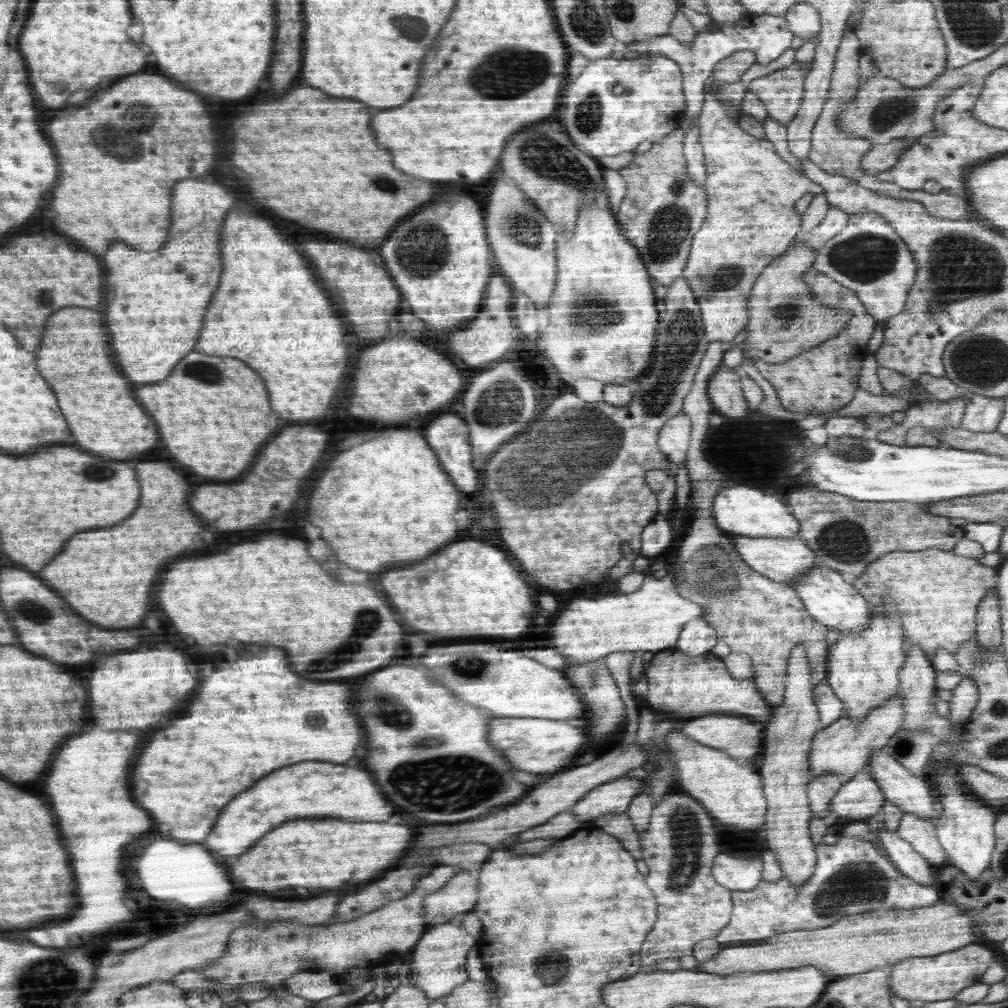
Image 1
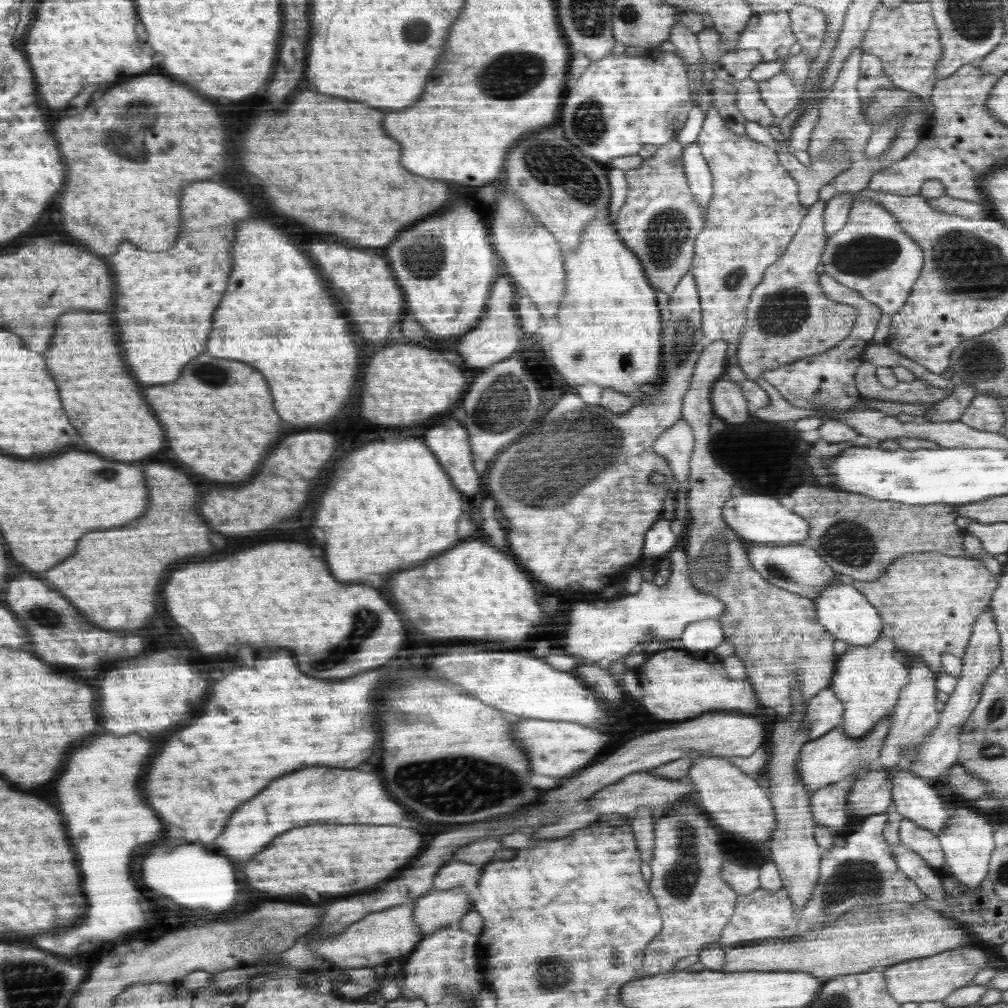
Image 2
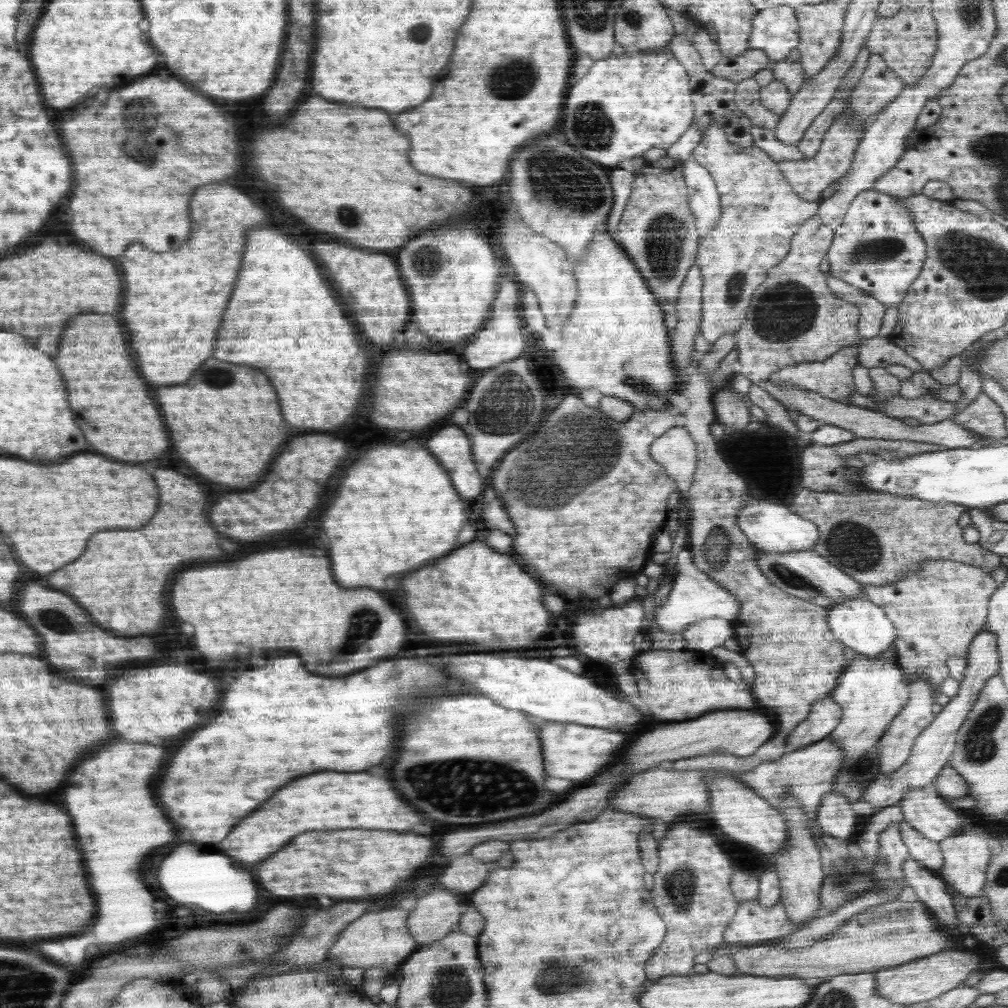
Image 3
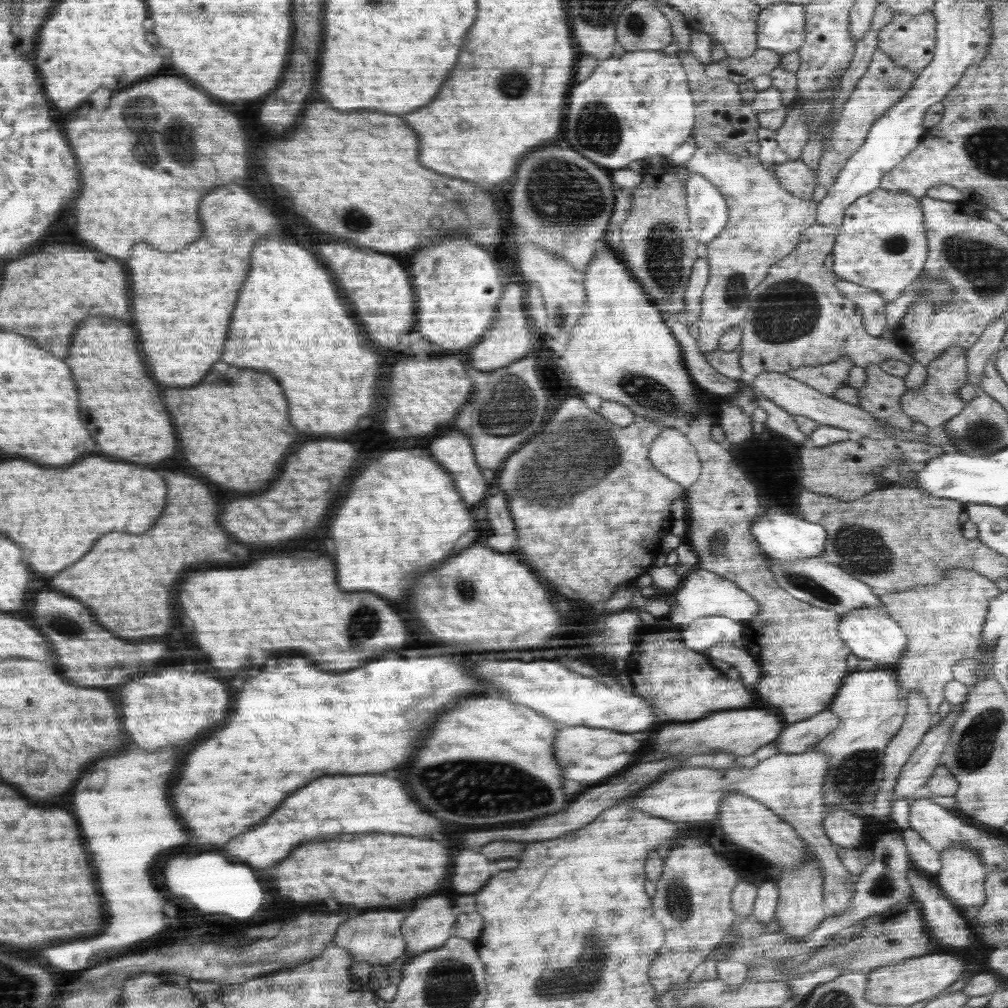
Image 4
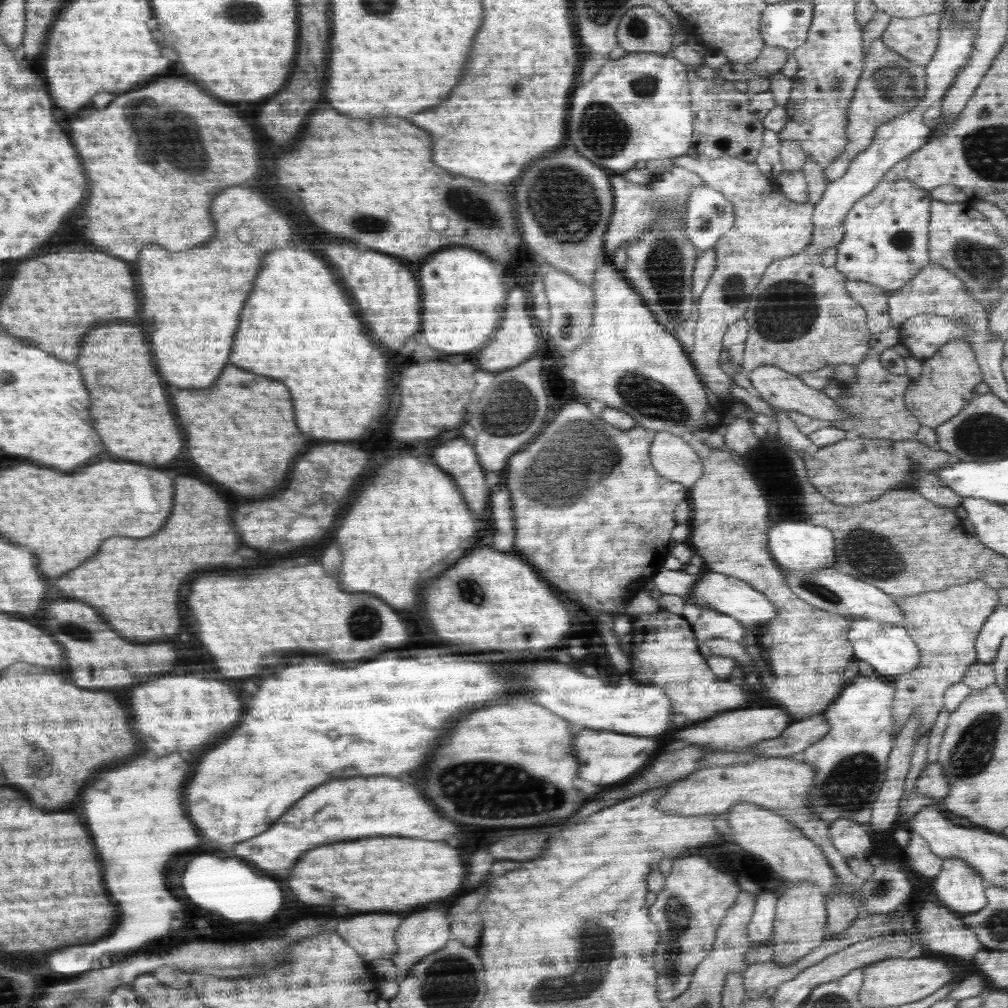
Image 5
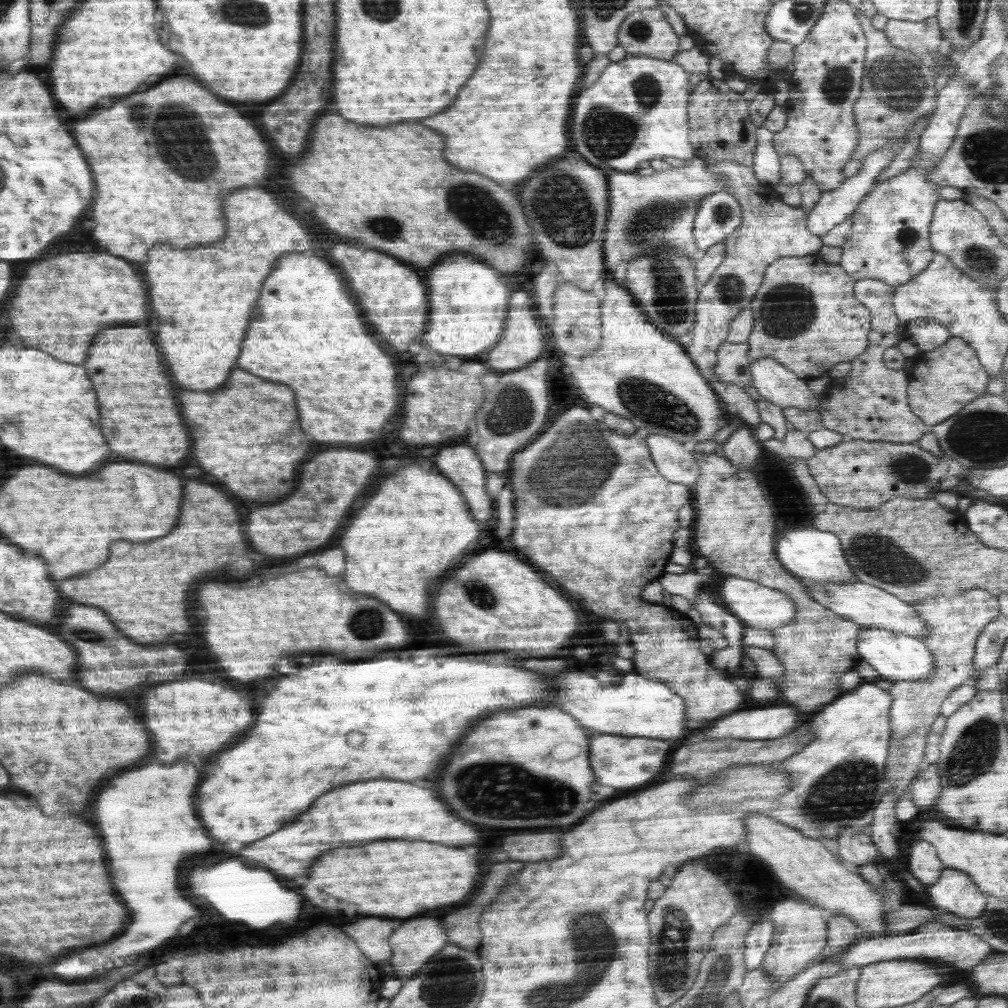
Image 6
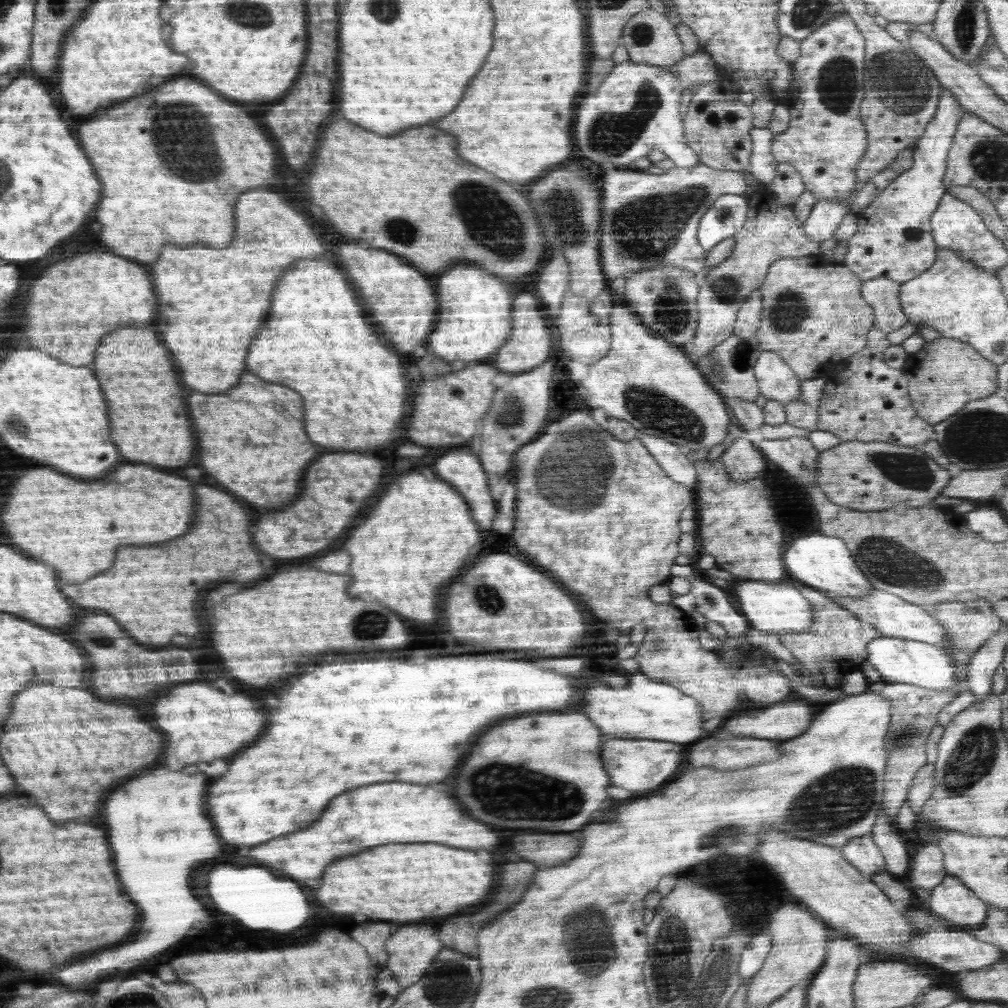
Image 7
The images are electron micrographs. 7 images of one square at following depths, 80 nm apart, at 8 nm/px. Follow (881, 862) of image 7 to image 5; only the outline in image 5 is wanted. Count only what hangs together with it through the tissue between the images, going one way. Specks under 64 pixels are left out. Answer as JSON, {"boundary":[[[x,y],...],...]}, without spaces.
{"boundary":[[[839,818],[828,829],[836,850],[840,850],[847,858],[868,858],[870,856],[874,842],[865,824]]]}

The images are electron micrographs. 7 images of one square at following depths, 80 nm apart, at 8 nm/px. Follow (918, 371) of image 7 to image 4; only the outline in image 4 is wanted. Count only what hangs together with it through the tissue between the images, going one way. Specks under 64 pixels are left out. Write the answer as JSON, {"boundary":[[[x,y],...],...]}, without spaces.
{"boundary":[[[952,346],[945,350],[936,359],[927,365],[926,368],[926,383],[922,385],[922,389],[917,391],[907,391],[900,402],[900,407],[903,413],[910,416],[910,419],[915,422],[920,422],[929,428],[942,427],[946,425],[952,418],[955,418],[963,412],[963,408],[967,403],[960,399],[960,389],[968,385],[968,348],[961,346]]]}

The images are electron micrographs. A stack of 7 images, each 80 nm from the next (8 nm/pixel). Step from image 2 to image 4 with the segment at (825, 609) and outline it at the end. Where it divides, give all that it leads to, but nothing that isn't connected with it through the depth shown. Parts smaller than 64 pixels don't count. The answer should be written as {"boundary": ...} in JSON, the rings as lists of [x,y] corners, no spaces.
{"boundary":[[[861,608],[845,612],[839,622],[839,637],[859,659],[875,662],[879,668],[894,670],[906,652],[907,634],[903,627],[882,609]]]}

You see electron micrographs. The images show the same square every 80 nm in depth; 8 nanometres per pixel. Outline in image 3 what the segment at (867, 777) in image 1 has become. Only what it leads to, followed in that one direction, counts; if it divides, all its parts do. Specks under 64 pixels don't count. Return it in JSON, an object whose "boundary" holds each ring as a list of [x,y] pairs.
{"boundary":[[[985,624],[982,632],[976,636],[971,646],[967,660],[964,678],[959,681],[959,689],[955,697],[943,706],[941,712],[935,715],[935,719],[919,734],[919,738],[912,747],[906,764],[903,764],[891,775],[880,773],[862,796],[864,802],[871,804],[876,810],[897,804],[901,796],[910,789],[930,788],[935,778],[940,774],[941,768],[949,764],[949,756],[955,749],[956,735],[967,714],[974,706],[985,682],[999,672],[999,656],[997,650],[996,635]]]}

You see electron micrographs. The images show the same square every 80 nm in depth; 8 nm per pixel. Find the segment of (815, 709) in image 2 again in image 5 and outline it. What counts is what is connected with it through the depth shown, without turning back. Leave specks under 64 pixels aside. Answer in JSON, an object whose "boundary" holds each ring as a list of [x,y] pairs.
{"boundary":[[[822,714],[814,715],[788,725],[788,728],[778,738],[757,742],[750,753],[758,753],[759,758],[796,757],[809,746],[818,742],[823,736],[826,736],[828,731],[829,722],[826,717]]]}

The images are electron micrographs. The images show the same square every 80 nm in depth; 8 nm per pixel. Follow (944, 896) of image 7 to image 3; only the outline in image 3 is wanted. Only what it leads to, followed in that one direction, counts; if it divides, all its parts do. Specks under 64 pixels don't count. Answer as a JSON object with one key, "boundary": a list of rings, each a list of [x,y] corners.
{"boundary":[[[964,822],[964,825],[966,825],[966,829],[962,834],[944,838],[944,842],[939,844],[944,860],[941,879],[948,888],[952,887],[966,898],[980,898],[979,894],[984,892],[982,888],[986,884],[986,868],[990,862],[988,832],[976,824],[970,824],[970,822]]]}

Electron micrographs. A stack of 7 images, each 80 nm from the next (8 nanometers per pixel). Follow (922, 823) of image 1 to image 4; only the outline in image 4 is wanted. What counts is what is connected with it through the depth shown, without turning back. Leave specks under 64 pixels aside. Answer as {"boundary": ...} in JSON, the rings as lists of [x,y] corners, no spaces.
{"boundary":[[[910,827],[899,832],[908,850],[911,863],[927,875],[937,875],[942,869],[941,852],[934,850],[926,840],[920,837],[918,832]]]}

